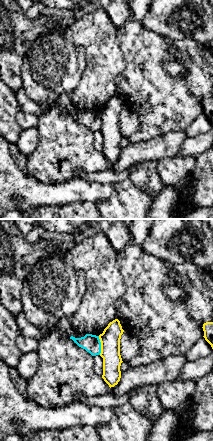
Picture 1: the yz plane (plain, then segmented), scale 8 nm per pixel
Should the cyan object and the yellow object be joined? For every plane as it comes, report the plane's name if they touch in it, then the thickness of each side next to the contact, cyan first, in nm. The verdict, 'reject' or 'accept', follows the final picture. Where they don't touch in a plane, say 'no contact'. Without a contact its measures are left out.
meets cyan in yz; 140 nm thick on the cyan side, 160 nm on the other

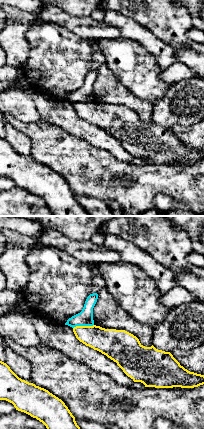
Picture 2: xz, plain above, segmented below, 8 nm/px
meets cyan in xz; 130 nm thick on the cyan side, 220 nm on the other

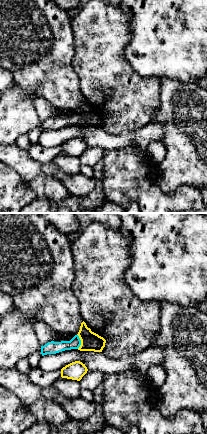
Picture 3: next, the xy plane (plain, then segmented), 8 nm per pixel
meets cyan in xy; 100 nm thick on the cyan side, 160 nm on the other

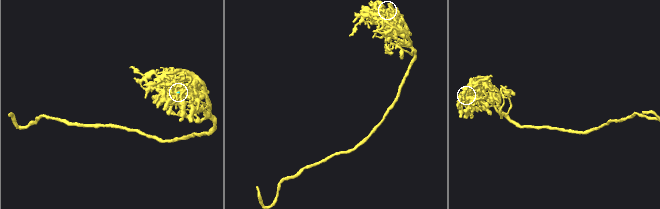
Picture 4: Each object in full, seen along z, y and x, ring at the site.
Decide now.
reject

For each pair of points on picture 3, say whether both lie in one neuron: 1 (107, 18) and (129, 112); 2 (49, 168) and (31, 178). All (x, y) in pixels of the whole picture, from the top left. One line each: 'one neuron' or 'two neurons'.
1: one neuron
2: two neurons

